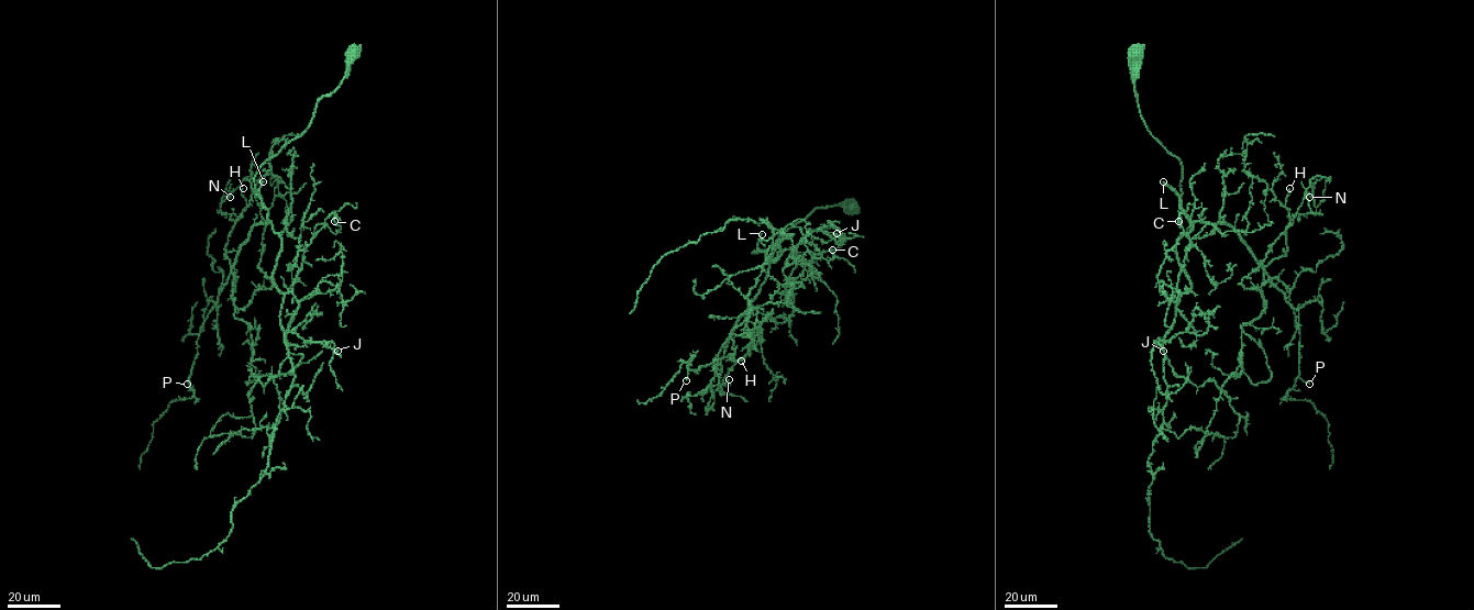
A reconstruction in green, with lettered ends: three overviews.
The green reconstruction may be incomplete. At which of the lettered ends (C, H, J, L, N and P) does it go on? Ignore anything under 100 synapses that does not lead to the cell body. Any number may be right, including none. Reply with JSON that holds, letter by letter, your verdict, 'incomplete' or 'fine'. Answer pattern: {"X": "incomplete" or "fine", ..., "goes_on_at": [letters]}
{"C": "fine", "H": "fine", "J": "fine", "L": "incomplete", "N": "fine", "P": "fine", "goes_on_at": ["L"]}

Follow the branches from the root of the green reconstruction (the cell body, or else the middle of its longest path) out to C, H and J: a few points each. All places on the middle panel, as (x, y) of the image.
C: (854, 208), (817, 207), (752, 252), (771, 261), (779, 246), (775, 261), (791, 247), (808, 262), (832, 250)
H: (854, 208), (817, 207), (769, 247), (752, 251), (766, 254), (767, 275), (723, 355), (745, 355), (741, 361)
J: (854, 208), (817, 207), (752, 252), (797, 247), (786, 265), (811, 230), (837, 233)

